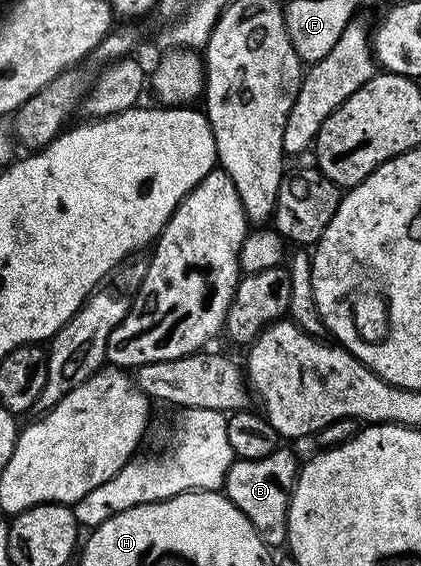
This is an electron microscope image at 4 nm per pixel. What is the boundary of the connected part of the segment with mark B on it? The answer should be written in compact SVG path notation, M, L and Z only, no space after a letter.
M279 445L268 457L259 459L235 458L228 469L224 484L224 494L227 499L248 517L252 529L261 537L267 548L280 549L286 547L288 537L288 509L290 495L294 491L294 483L298 479L300 459L297 459L286 445Z

